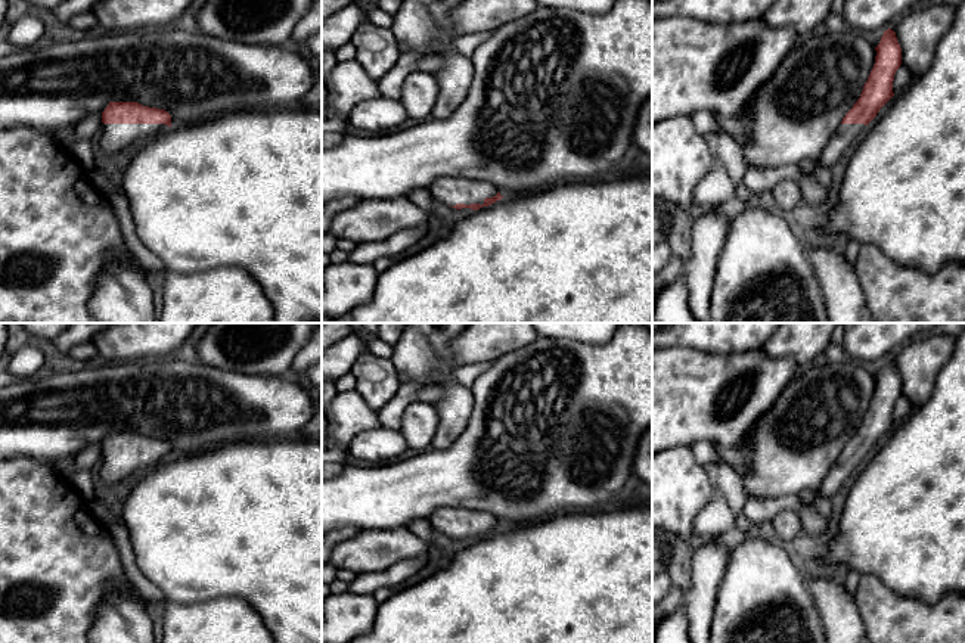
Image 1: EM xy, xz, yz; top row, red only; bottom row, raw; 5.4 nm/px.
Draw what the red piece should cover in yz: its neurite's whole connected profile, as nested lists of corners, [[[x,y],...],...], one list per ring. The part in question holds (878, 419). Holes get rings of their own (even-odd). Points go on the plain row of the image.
[[[891,358],[884,361],[875,380],[875,394],[860,428],[845,444],[819,488],[822,497],[831,498],[856,473],[863,459],[876,447],[879,439],[894,426],[893,411],[896,401],[902,395],[902,378]]]

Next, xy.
[[[109,432],[102,453],[100,476],[106,484],[118,485],[131,473],[142,473],[171,457],[171,445],[137,432]]]

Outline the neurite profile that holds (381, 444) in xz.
[[[378,426],[356,435],[348,444],[348,454],[372,463],[388,463],[407,450],[400,431]]]

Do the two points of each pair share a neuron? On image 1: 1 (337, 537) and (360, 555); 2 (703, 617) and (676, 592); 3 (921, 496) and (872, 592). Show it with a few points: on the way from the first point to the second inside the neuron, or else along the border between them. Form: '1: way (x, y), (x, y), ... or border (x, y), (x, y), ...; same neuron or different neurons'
1: border (362, 533), (353, 534), (337, 544); different neurons
2: border (685, 593), (682, 600); different neurons
3: border (860, 574), (874, 574), (900, 595), (909, 595); different neurons

